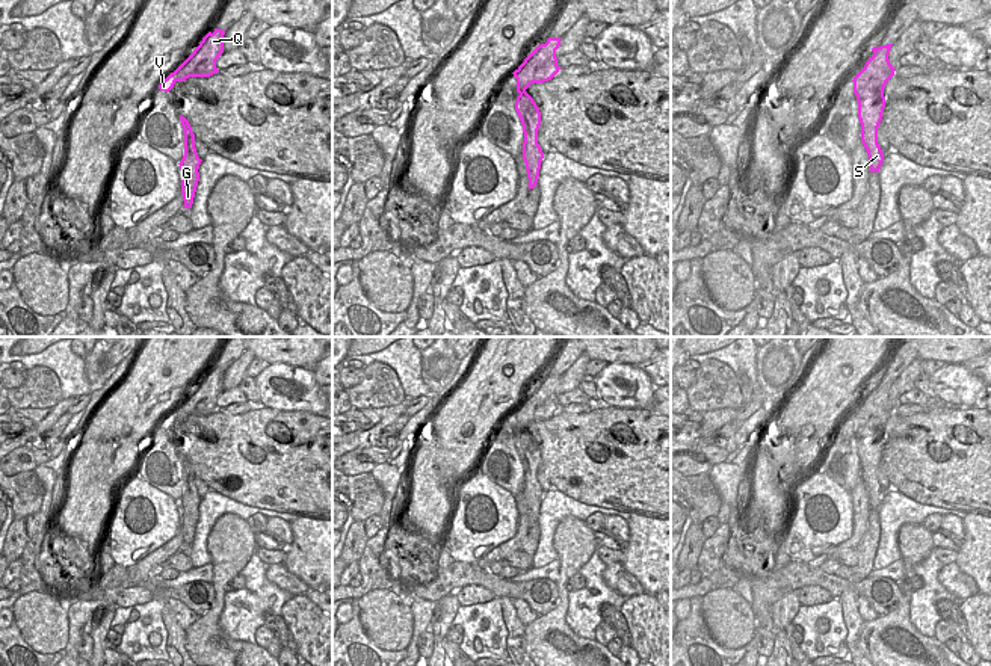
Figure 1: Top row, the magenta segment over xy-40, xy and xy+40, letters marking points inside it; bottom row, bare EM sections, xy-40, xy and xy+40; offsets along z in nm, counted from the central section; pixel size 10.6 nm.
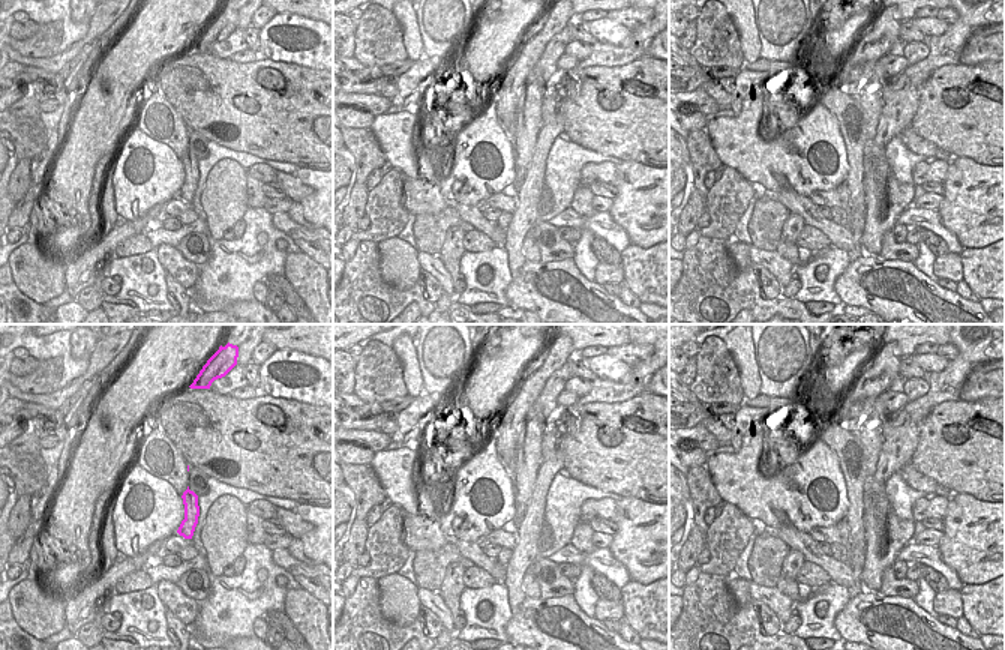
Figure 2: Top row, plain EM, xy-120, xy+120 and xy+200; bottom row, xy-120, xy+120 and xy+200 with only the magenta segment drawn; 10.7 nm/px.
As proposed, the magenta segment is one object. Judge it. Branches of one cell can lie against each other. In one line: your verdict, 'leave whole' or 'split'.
leave whole

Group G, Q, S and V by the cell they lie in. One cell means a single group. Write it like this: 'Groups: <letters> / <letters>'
Groups: G Q S V.

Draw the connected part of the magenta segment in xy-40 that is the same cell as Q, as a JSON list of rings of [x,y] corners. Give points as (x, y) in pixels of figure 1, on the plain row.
[[[215,367],[208,370],[193,391],[160,423],[159,427],[169,430],[177,420],[184,420],[189,415],[210,415],[219,408],[216,399],[224,391],[224,373],[225,368]]]

